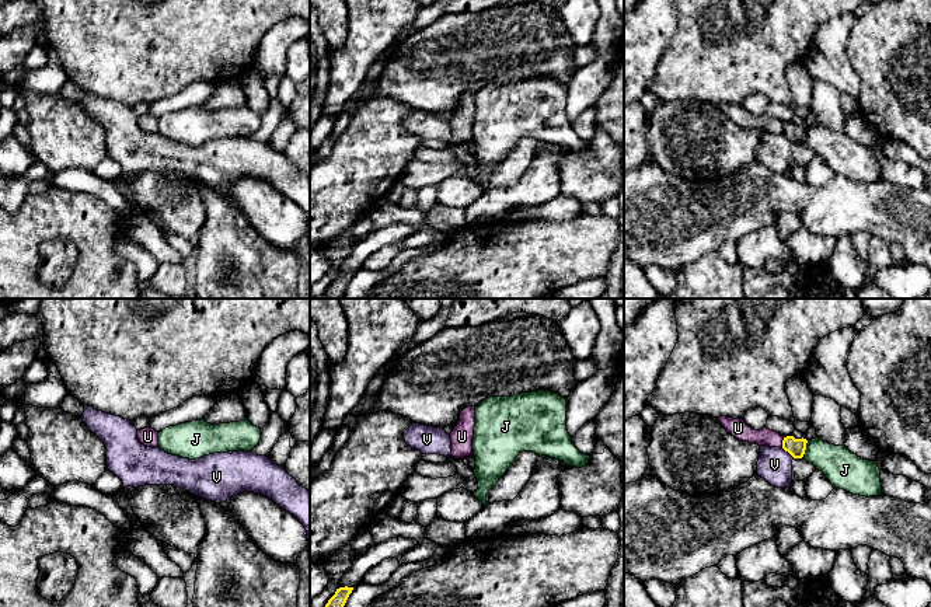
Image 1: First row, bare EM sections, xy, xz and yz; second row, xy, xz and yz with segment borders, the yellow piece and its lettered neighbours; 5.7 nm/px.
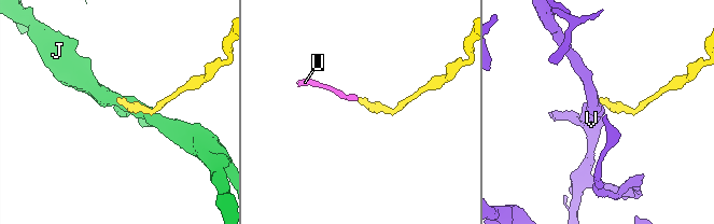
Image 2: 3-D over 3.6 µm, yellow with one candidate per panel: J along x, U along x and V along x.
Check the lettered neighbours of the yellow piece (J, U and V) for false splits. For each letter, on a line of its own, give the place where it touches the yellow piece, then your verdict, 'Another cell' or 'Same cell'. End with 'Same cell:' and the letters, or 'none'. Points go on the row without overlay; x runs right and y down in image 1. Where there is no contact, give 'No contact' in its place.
J: Touches yellow at yz (805, 135). Another cell
U: Touches yellow at yz (783, 128). Same cell
V: Touches yellow at yz (788, 138). Another cell
Same cell: U

